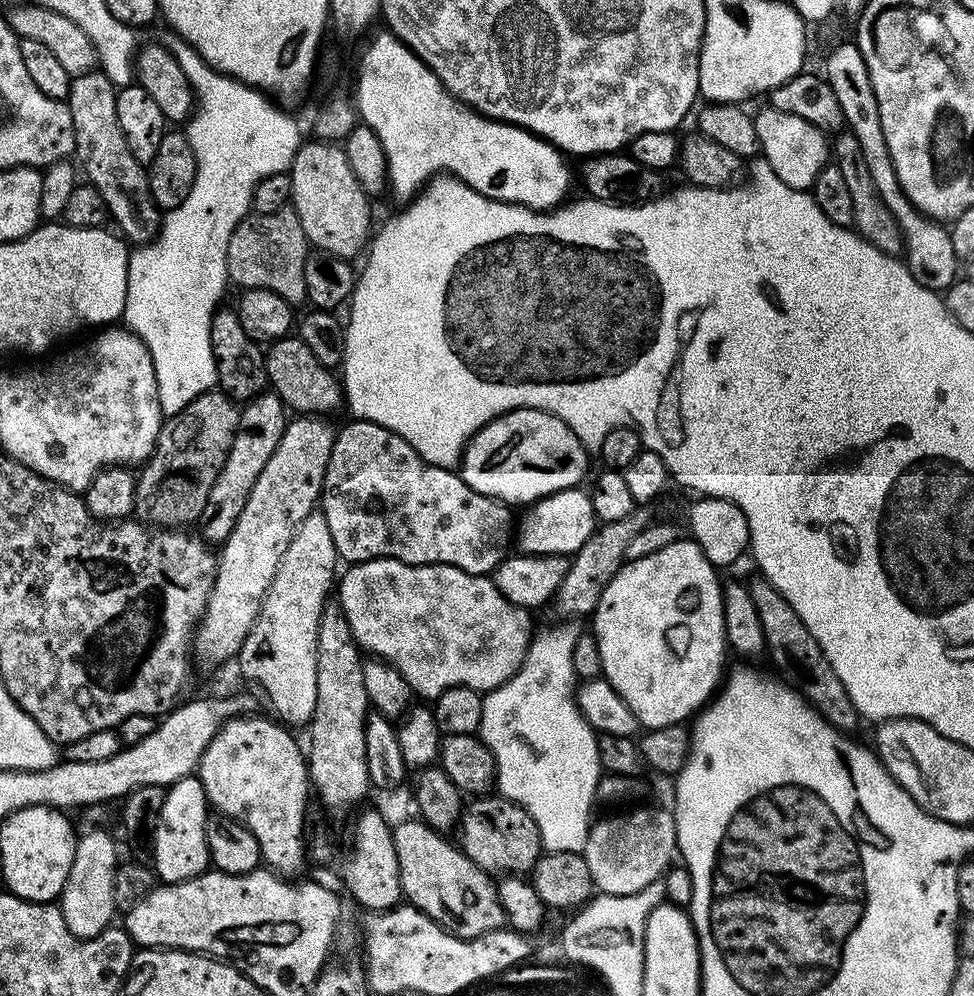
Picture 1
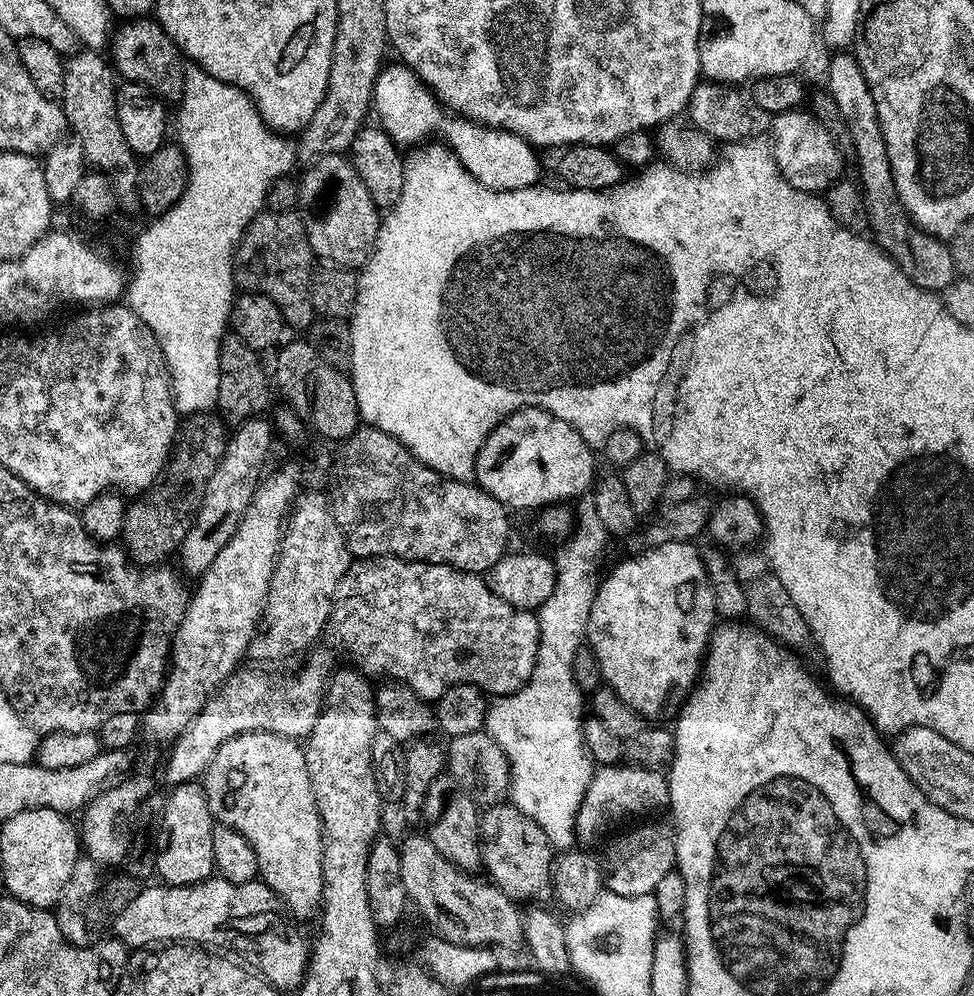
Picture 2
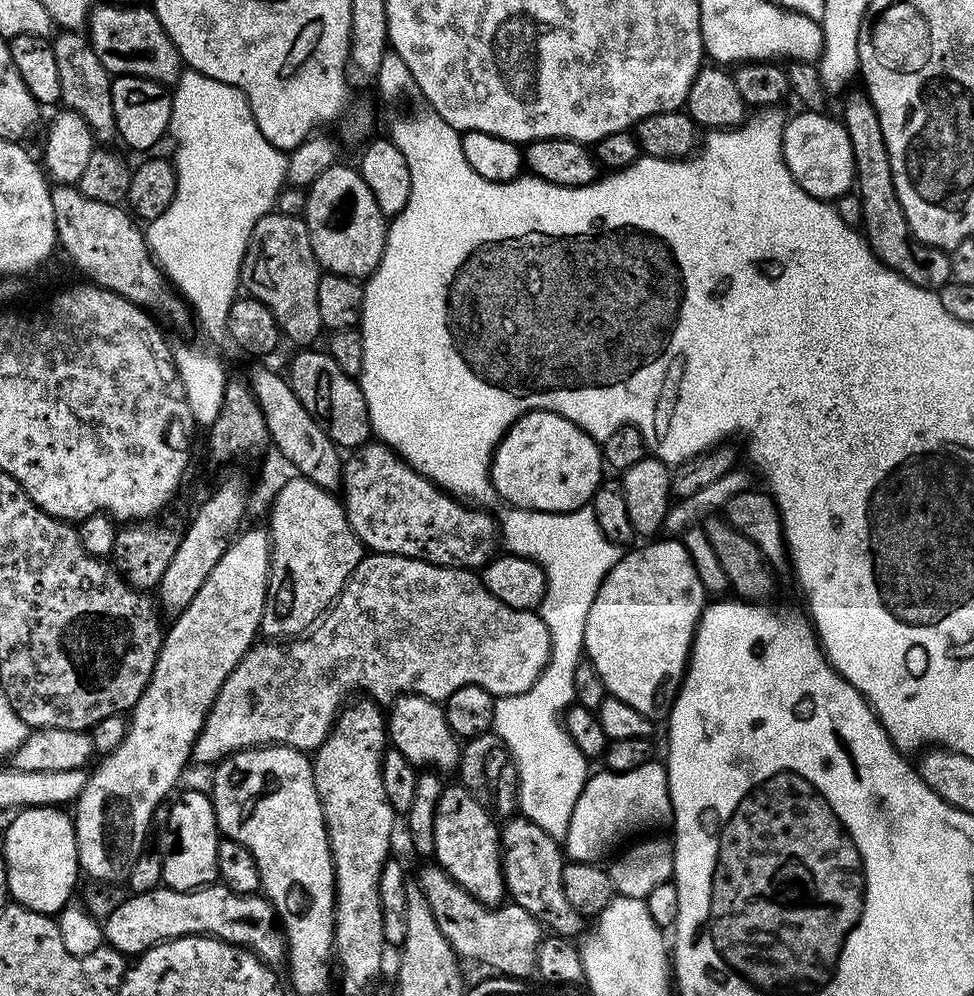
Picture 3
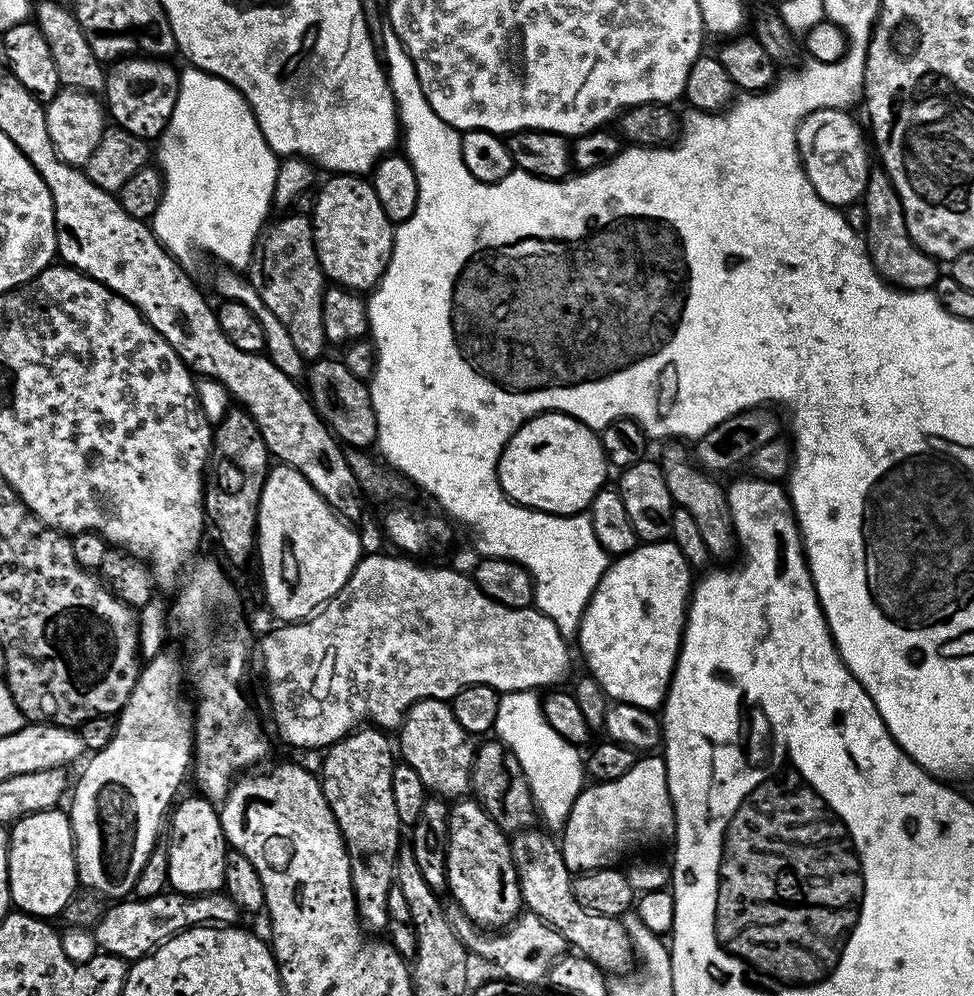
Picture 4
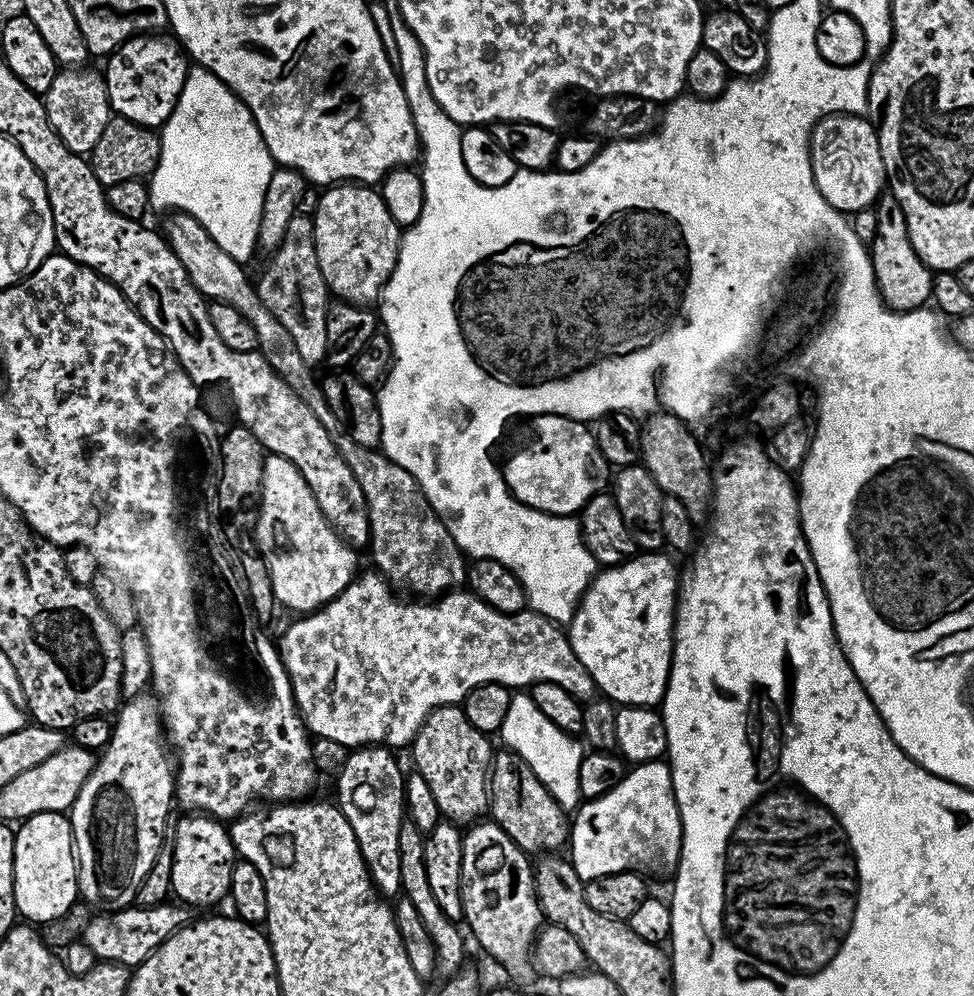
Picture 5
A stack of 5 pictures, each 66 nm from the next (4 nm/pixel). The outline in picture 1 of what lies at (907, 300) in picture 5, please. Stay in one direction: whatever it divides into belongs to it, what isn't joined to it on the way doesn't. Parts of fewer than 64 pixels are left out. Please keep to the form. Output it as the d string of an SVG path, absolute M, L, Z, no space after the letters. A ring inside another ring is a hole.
M848 42L841 48L833 50L824 64L824 72L828 85L834 90L834 98L838 98L838 106L842 106L846 128L858 138L858 143L862 146L863 160L870 170L878 196L900 228L903 240L902 256L910 274L931 292L944 294L958 279L956 273L958 258L954 254L952 233L941 221L931 220L925 212L916 209L914 202L906 198L902 182L898 182L898 174L894 170L894 158L890 158L890 146L886 146L886 134L882 130L882 114L878 114L878 98L874 98L870 70L866 70L866 58L862 58L855 43Z

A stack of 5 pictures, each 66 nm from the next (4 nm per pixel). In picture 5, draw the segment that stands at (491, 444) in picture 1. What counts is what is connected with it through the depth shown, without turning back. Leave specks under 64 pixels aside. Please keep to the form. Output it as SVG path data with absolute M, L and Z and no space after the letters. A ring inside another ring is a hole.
M537 416L533 424L536 425L532 428L532 437L508 461L503 461L502 471L508 491L519 504L525 504L527 508L539 512L549 512L552 516L571 516L579 513L591 496L605 491L610 484L610 465L606 462L602 450L598 450L593 429L587 423L565 416Z

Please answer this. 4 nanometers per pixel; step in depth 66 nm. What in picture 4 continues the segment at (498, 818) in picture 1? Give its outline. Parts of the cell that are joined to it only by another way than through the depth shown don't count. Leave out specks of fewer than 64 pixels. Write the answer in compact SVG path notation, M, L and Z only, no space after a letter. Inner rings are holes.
M533 826L525 831L517 832L510 840L512 857L516 863L516 873L520 879L523 907L529 912L538 914L538 918L542 918L542 922L554 926L554 930L558 930L558 934L562 934L565 945L572 947L573 944L576 947L573 949L579 955L596 964L605 973L627 973L629 971L627 968L631 966L632 960L634 961L634 951L633 942L626 929L624 929L623 923L615 916L594 914L593 912L587 912L582 906L578 906L578 898L574 898L574 890L572 889L573 873L569 872L566 862L562 858L559 843L553 837L551 840L546 833L539 832L538 829L539 827Z

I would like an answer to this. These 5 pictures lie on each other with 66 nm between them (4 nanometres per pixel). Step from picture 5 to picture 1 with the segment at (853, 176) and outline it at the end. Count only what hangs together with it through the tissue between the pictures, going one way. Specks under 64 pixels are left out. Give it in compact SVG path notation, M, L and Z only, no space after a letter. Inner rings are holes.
M764 106L760 113L755 113L754 119L760 152L763 159L767 160L768 165L774 170L774 174L778 178L782 178L782 182L786 182L786 186L801 190L811 189L812 185L816 183L818 174L822 174L822 170L830 163L829 137L818 126L806 122L806 118L798 118L798 114L782 114L782 110L774 110L770 106Z

